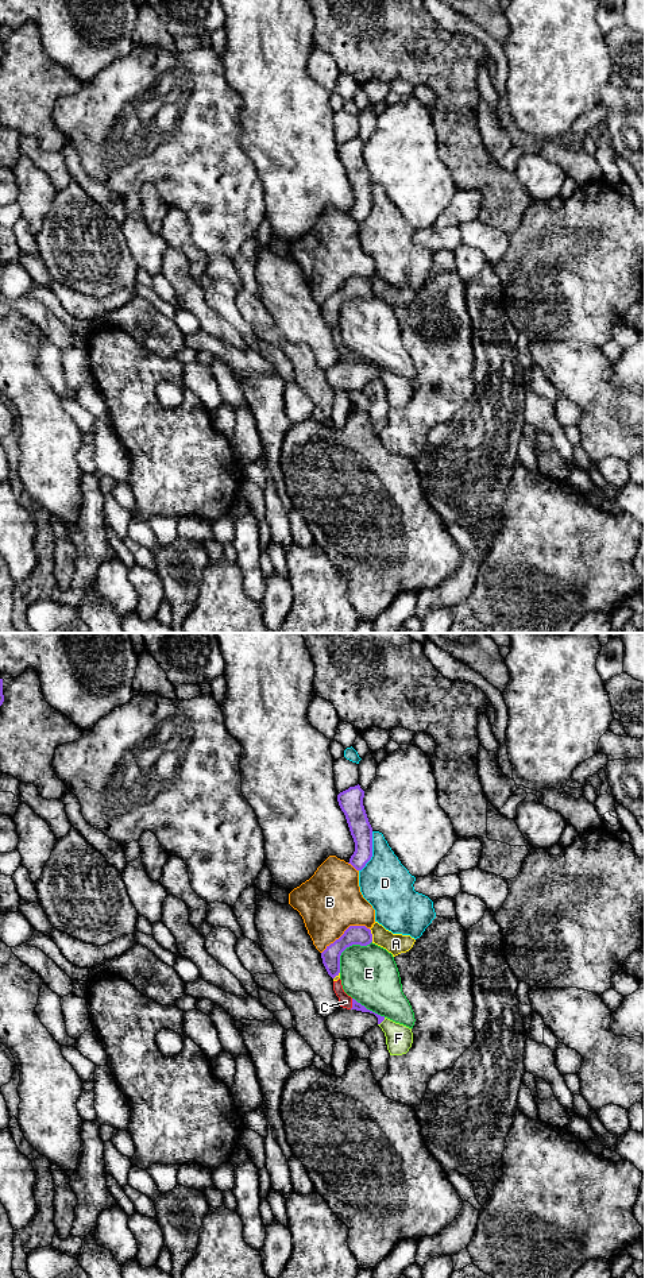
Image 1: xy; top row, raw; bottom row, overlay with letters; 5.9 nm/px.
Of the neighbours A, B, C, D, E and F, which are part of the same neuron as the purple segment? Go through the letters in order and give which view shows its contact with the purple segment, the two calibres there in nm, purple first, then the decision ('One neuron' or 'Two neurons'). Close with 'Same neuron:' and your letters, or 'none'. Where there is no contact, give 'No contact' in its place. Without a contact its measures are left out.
A: Touches purple in xy. Thickness 120 nm (purple) against 130 nm. Two neurons
B: Touches purple in xy. Thickness 120 nm (purple) against 380 nm. Two neurons
C: Touches purple in xy. Thickness 50 nm (purple) against 80 nm. Two neurons
D: Touches purple in xy. Thickness 130 nm (purple) against 300 nm. Two neurons
E: Touches purple in xy. Thickness 120 nm (purple) against 340 nm. Two neurons
F: Touches purple in xy. Thickness 50 nm (purple) against 160 nm. One neuron
Same neuron: F

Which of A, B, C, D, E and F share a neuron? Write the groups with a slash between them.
A C / B / D / E / F

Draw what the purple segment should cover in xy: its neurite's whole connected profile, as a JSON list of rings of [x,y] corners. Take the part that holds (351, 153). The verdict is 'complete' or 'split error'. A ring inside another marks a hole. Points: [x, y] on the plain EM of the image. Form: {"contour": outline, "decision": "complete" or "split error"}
{"contour": [[[359,136],[337,147],[339,158],[355,194],[355,204],[348,216],[356,223],[362,223],[372,209],[372,179],[363,158],[363,150],[364,143]]], "decision": "complete"}

